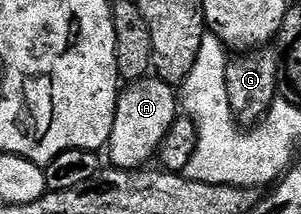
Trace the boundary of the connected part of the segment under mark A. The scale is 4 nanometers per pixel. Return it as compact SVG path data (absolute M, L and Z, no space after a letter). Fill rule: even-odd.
M143 78L131 81L121 91L116 103L116 117L114 118L114 130L110 134L106 145L106 156L110 159L111 167L114 168L142 168L149 163L148 159L155 157L162 146L162 138L170 130L170 126L178 115L178 92L173 85L167 84L159 78Z

